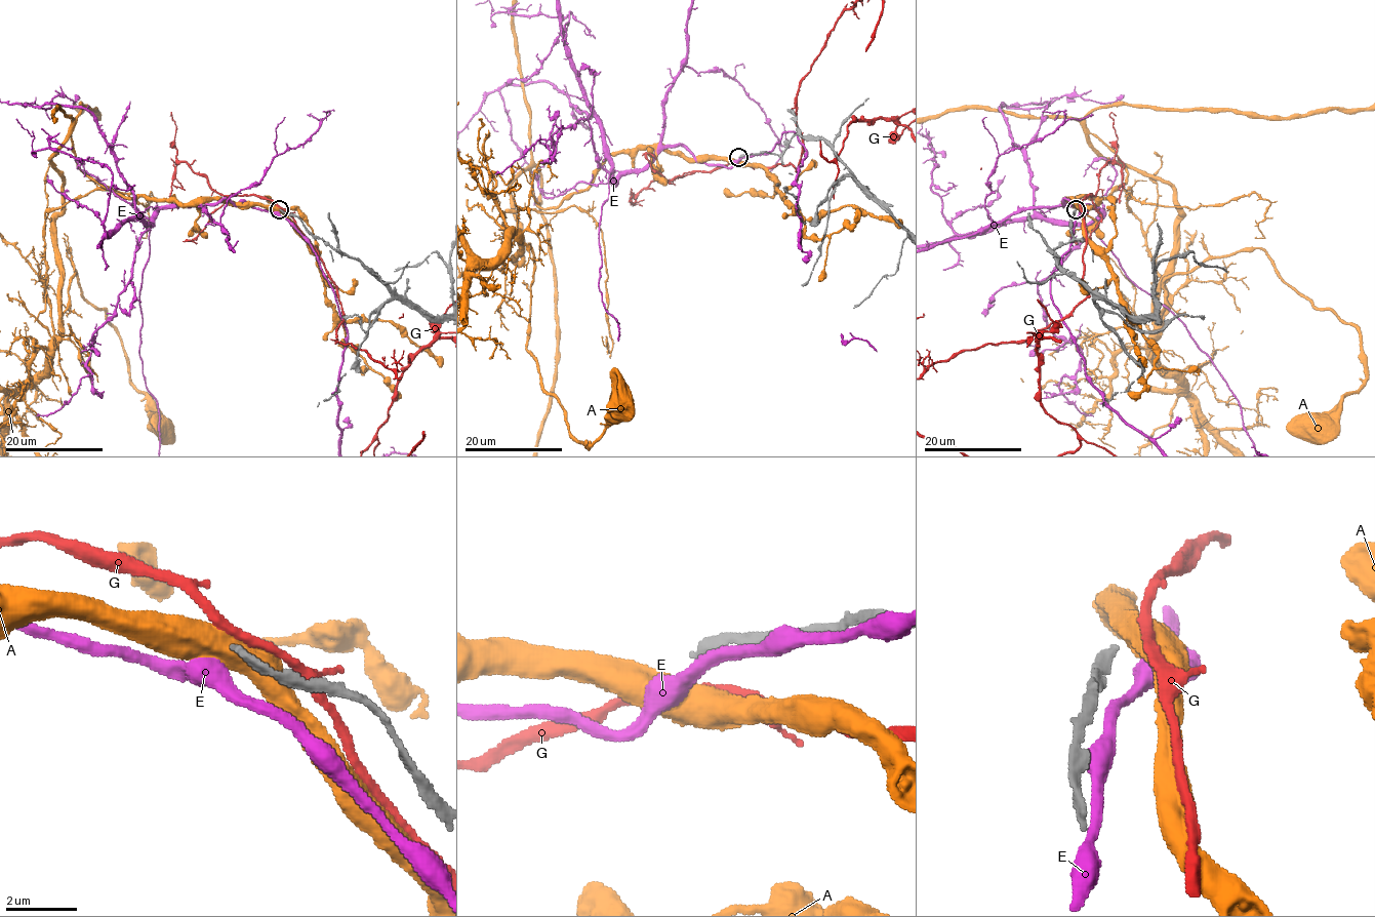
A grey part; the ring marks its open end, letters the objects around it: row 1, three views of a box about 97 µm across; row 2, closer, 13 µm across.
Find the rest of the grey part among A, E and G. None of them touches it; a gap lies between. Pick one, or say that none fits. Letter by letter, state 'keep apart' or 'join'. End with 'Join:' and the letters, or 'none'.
A: keep apart
E: keep apart
G: keep apart
Join: none

